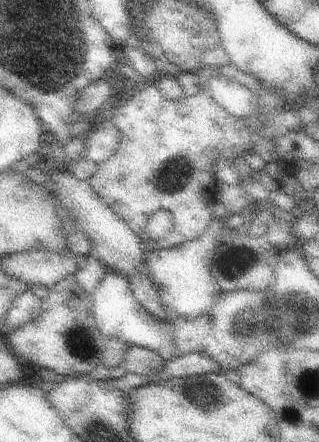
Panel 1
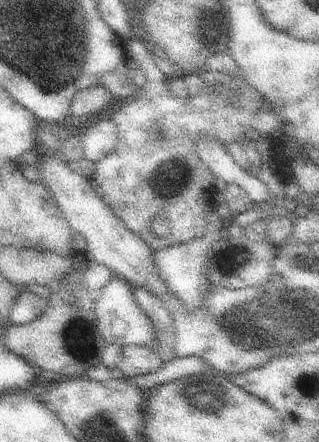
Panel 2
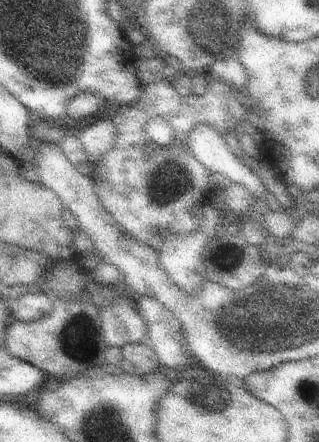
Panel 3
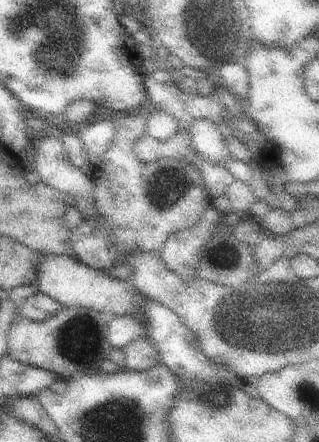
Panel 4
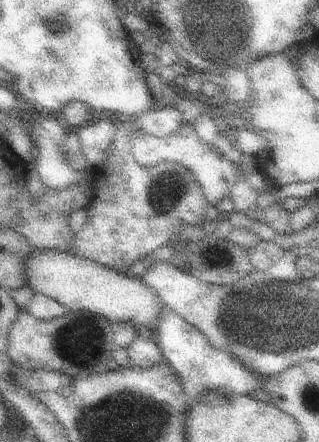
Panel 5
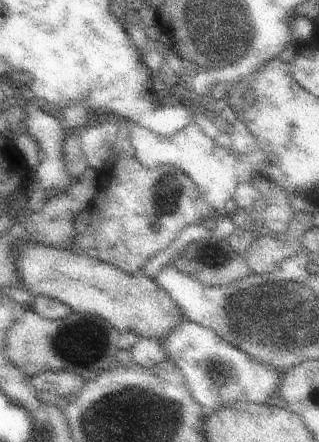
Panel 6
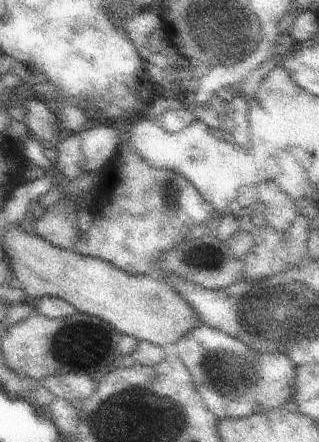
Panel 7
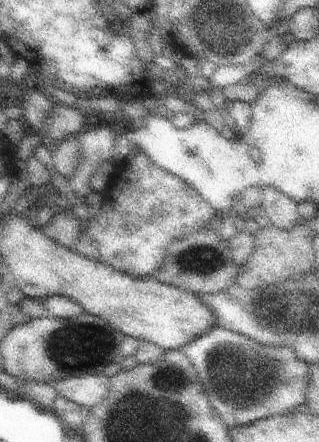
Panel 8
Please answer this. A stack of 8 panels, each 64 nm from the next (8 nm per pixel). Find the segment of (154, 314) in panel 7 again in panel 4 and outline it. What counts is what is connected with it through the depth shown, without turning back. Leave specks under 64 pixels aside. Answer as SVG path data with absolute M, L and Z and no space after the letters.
M69 256L41 258L37 268L37 290L39 294L45 294L47 298L55 300L61 306L81 306L81 308L93 308L97 312L107 310L111 314L133 314L139 316L141 320L145 316L143 306L147 298L141 292L135 292L135 288L129 282L119 282L107 276L105 272L91 270L87 264L81 264L77 258L69 258Z

